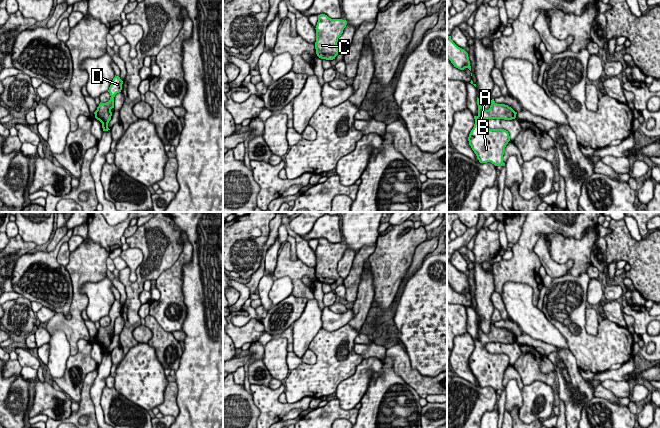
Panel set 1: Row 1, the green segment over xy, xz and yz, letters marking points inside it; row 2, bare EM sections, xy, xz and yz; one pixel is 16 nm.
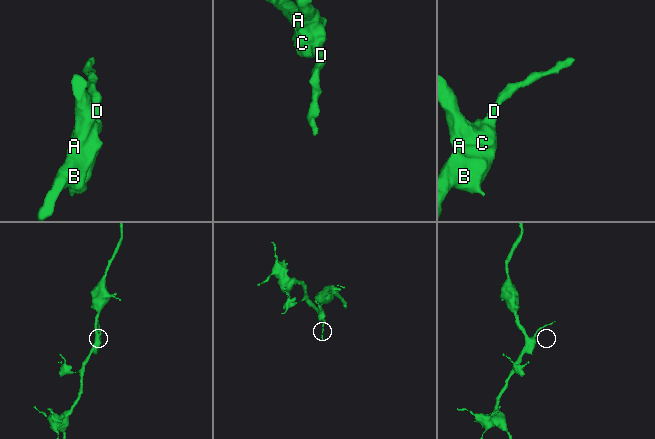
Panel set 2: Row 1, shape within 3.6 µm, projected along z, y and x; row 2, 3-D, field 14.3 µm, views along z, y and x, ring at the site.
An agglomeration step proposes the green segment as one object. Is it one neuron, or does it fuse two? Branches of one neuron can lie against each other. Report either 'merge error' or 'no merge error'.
no merge error

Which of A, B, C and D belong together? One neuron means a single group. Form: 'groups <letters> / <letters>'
groups A B C D

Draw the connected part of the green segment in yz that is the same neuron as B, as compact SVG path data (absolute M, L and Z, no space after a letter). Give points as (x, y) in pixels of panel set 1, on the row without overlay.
M477 321L478 339L474 340L475 348L468 365L480 387L491 386L495 390L505 390L503 379L505 371L510 365L508 355L504 353L490 353L486 350L487 343L512 344L517 336L505 328L497 328L491 324L488 334L484 333Z

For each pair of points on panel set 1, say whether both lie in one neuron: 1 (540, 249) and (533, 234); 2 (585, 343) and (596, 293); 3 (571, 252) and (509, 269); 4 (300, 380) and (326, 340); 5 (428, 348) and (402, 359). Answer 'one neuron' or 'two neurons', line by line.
1: two neurons
2: two neurons
3: two neurons
4: one neuron
5: two neurons

